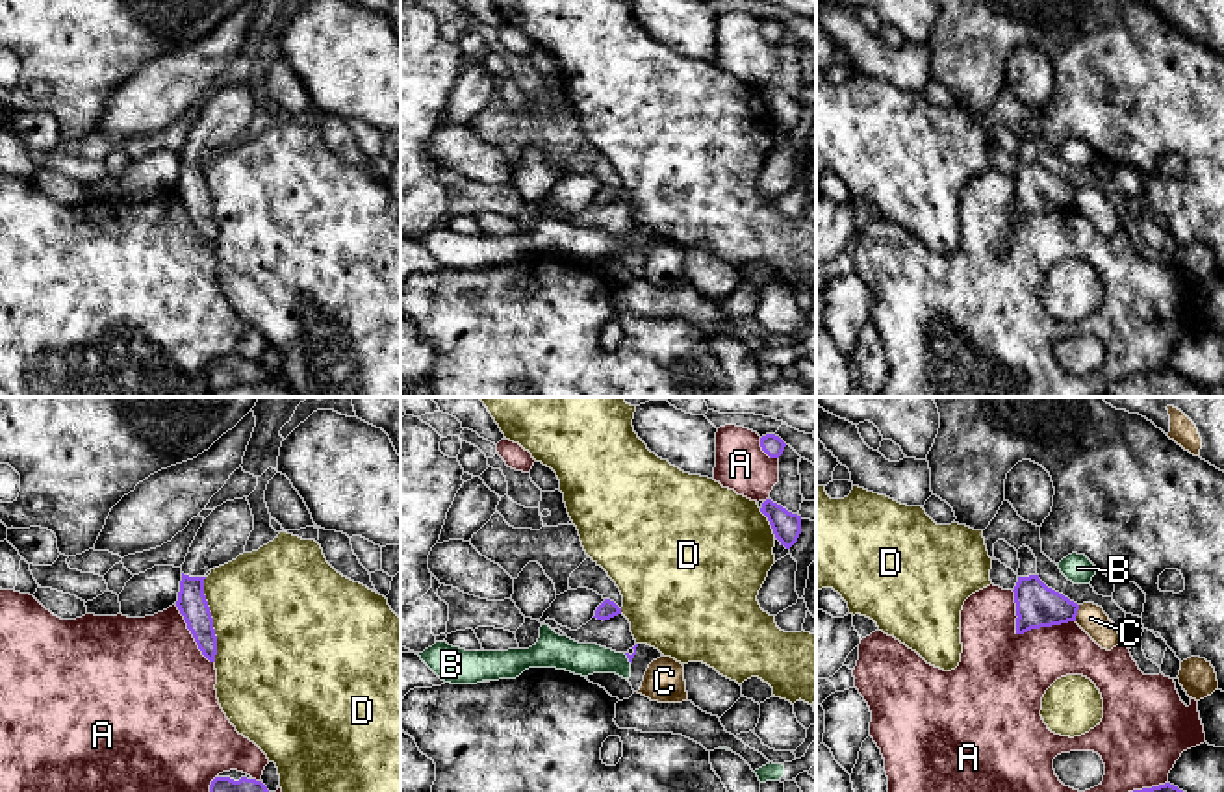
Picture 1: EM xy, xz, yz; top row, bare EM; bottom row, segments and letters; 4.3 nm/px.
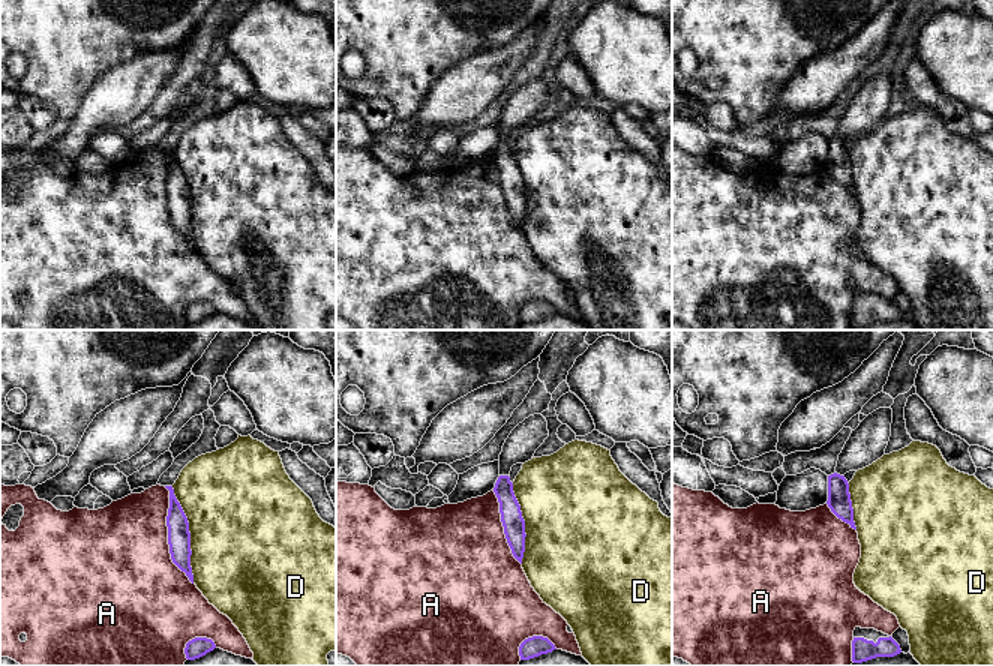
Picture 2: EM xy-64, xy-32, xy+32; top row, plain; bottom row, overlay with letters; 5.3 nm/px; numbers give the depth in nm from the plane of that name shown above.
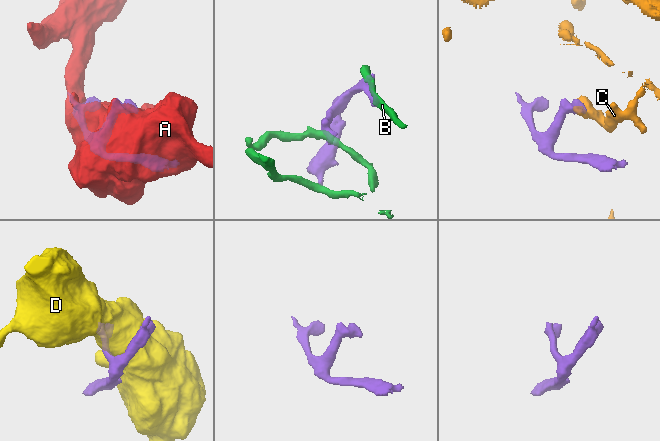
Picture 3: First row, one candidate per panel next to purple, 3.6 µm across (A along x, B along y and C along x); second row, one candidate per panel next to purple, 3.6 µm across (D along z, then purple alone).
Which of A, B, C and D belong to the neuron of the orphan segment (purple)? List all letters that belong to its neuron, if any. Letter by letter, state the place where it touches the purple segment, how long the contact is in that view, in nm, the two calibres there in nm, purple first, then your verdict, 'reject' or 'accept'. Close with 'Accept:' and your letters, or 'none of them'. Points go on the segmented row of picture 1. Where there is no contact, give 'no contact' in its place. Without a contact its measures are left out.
A: meets purple in yz at (1026, 631); contact 320 nm long; 190 nm thick on the purple side, 400 nm on the other; reject
B: meets purple in xz at (627, 657); contact 60 nm long; 20 nm thick on the purple side, 140 nm on the other; reject
C: meets purple in yz at (1076, 613); contact 80 nm long; 190 nm thick on the purple side, 120 nm on the other; reject
D: meets purple in xy at (212, 620); contact 380 nm long; 130 nm thick on the purple side, 500 nm on the other; reject
Accept: none of them

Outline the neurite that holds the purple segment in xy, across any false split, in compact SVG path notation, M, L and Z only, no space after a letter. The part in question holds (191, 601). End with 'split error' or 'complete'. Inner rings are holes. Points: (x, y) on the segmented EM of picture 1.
M247 497L226 501L204 519L182 564L176 607L210 662L215 662L217 636L204 595L204 579L210 569L243 555L252 530L254 516Z | split error

